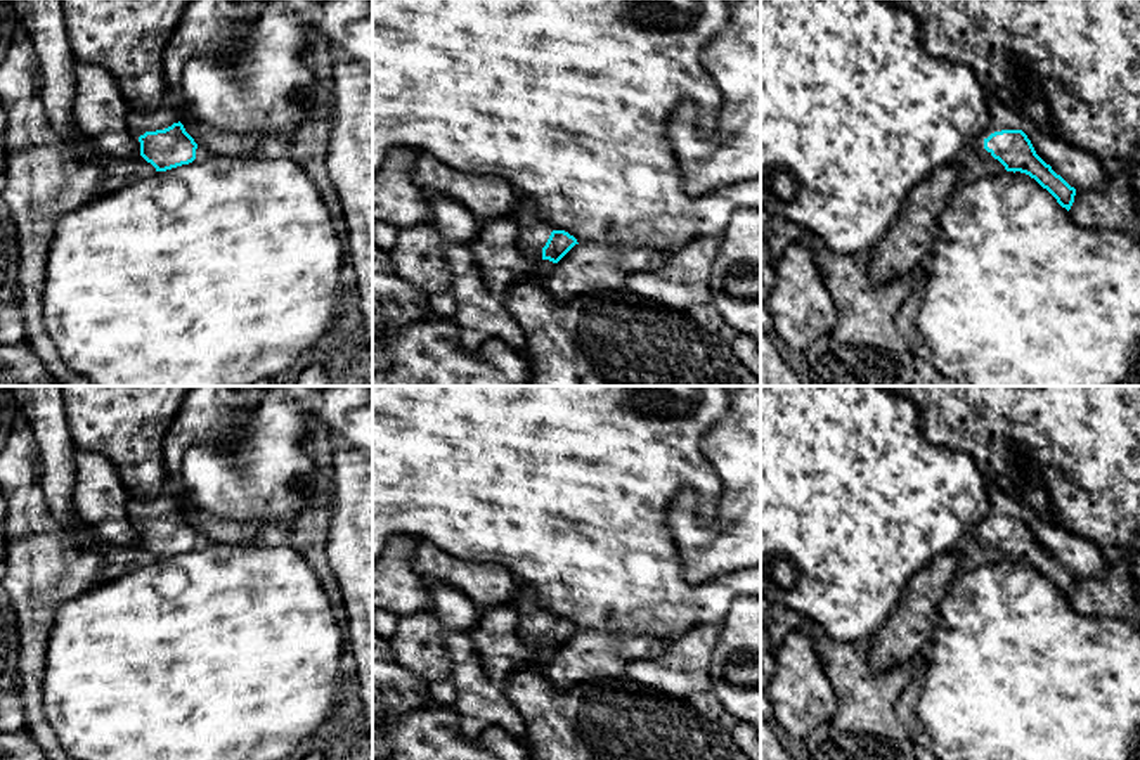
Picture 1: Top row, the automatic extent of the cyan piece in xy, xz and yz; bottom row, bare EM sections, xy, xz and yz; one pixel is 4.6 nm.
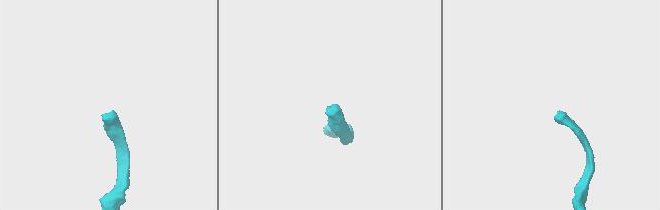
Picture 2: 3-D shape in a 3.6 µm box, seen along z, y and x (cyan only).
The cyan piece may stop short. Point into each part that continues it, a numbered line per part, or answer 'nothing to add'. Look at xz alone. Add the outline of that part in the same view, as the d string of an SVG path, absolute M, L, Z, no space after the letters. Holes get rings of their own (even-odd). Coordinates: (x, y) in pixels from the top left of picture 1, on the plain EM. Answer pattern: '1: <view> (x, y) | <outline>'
1: xz (532, 625) | M523 585L511 606L520 616L520 639L534 647L542 647L542 635L551 620L542 616L535 592Z

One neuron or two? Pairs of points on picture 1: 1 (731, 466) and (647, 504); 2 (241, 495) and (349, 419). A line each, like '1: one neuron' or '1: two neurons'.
1: two neurons
2: one neuron

